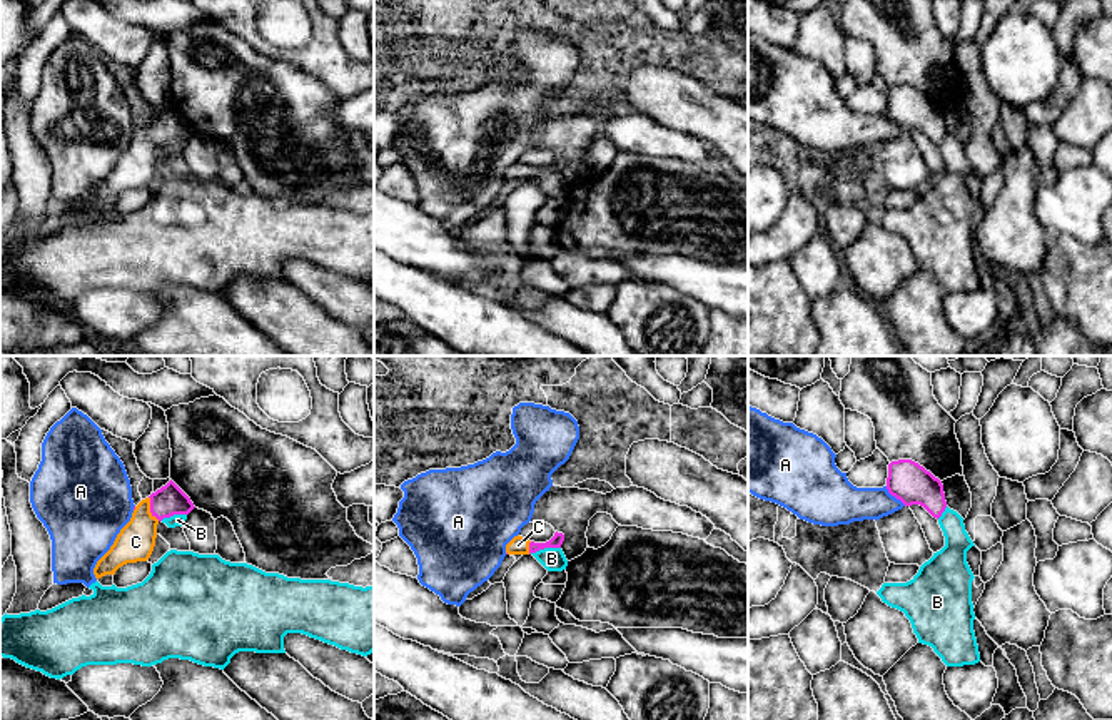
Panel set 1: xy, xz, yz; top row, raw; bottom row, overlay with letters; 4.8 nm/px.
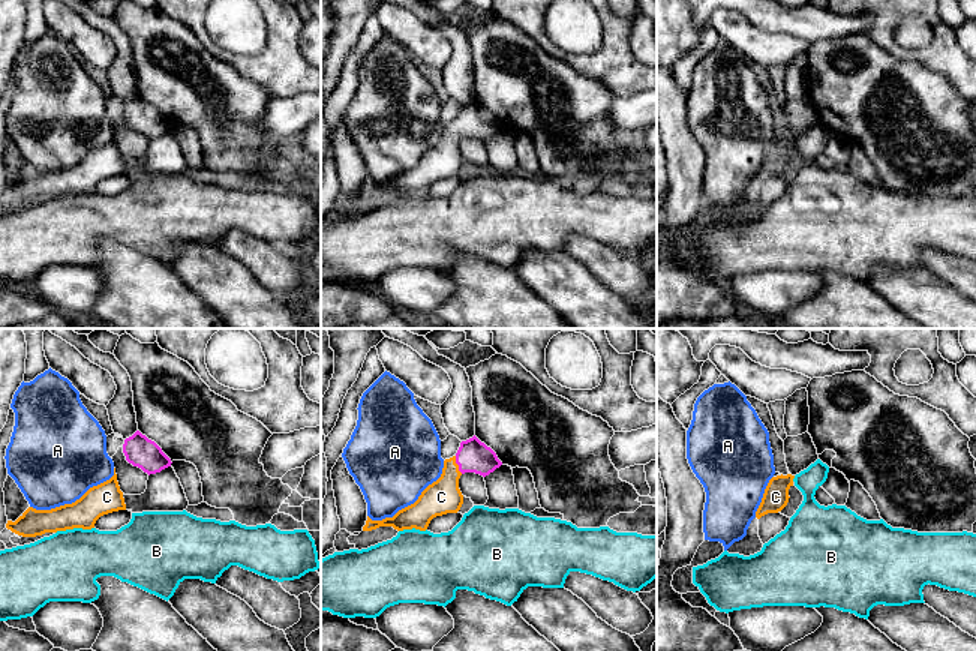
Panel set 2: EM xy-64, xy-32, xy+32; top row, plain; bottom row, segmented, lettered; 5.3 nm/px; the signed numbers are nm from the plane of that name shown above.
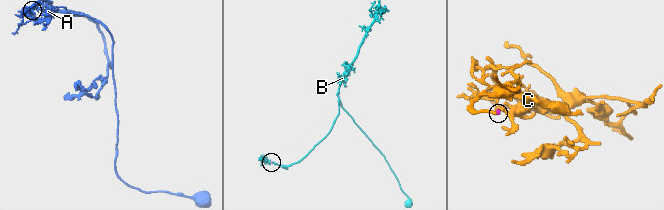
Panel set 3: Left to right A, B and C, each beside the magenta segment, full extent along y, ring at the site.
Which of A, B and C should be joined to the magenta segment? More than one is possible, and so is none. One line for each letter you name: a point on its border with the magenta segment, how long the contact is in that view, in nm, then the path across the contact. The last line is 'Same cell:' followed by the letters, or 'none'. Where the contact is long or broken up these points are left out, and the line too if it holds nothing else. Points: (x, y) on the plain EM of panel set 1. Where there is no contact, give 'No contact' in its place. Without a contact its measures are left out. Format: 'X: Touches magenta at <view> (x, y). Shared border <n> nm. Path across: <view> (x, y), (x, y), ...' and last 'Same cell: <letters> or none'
C: Touches magenta at xy (151, 134). Shared border 130 nm. Path across: xy (169, 126), (151, 134), (136, 167)
Same cell: C

